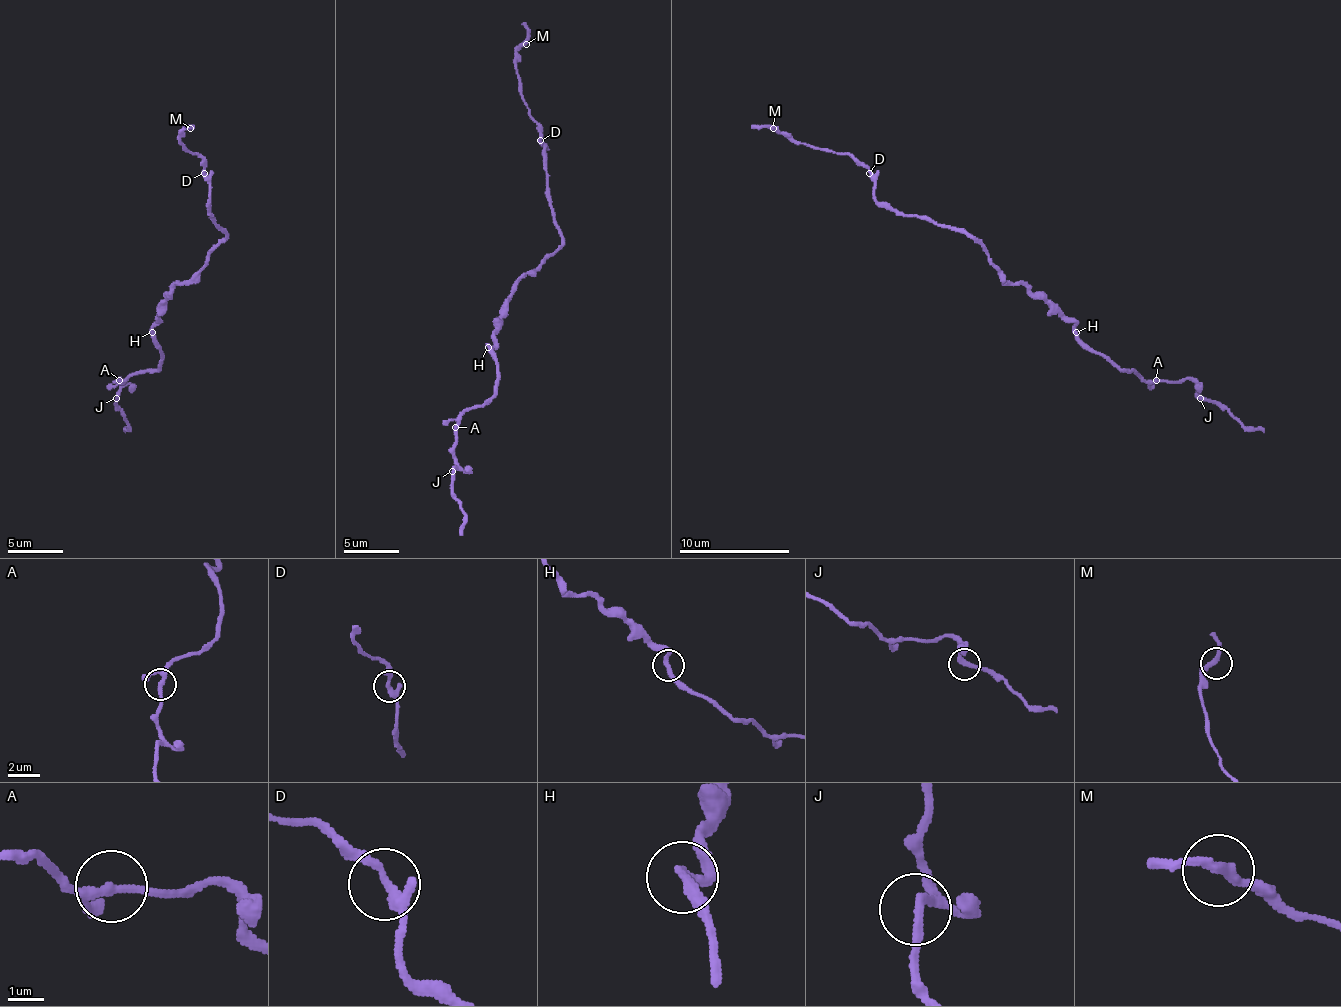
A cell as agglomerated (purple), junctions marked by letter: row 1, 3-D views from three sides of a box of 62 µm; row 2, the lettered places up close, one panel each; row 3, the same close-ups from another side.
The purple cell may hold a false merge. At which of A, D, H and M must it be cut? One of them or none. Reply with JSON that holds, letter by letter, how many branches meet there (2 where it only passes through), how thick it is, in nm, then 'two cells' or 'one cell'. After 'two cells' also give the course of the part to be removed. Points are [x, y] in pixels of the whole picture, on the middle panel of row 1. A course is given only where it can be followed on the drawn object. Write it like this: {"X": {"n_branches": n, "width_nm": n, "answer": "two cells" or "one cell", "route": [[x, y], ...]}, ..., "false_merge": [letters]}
{"A": {"n_branches": 3, "width_nm": 220, "answer": "one cell"}, "D": {"n_branches": 3, "width_nm": 240, "answer": "one cell"}, "H": {"n_branches": 2, "width_nm": 260, "answer": "one cell"}, "M": {"n_branches": 2, "width_nm": 280, "answer": "one cell"}, "false_merge": []}

